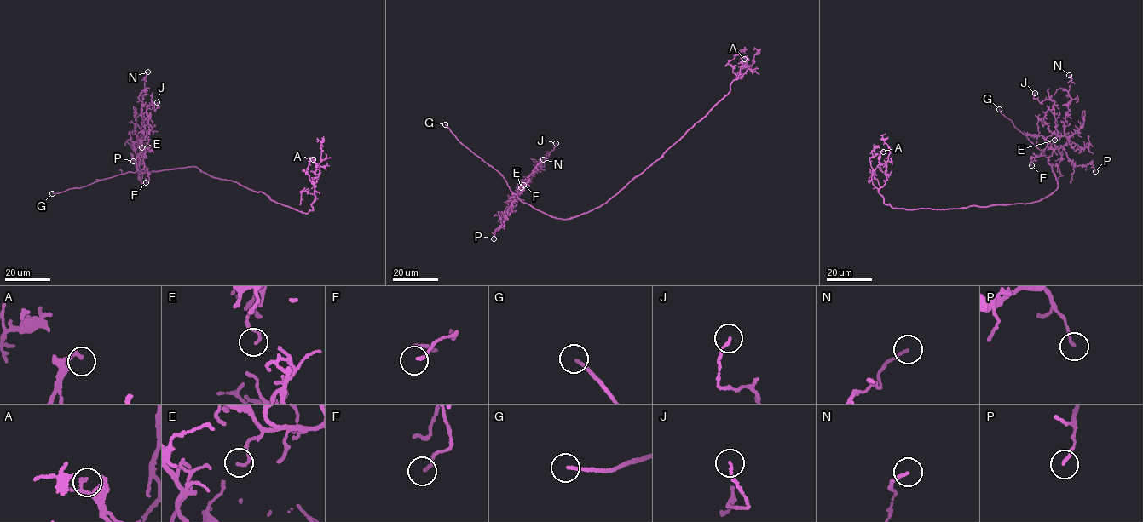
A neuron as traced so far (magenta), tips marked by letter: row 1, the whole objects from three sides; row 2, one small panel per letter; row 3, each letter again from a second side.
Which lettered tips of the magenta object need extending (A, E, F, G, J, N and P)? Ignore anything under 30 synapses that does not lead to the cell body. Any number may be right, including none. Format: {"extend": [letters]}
{"extend": ["G"]}

